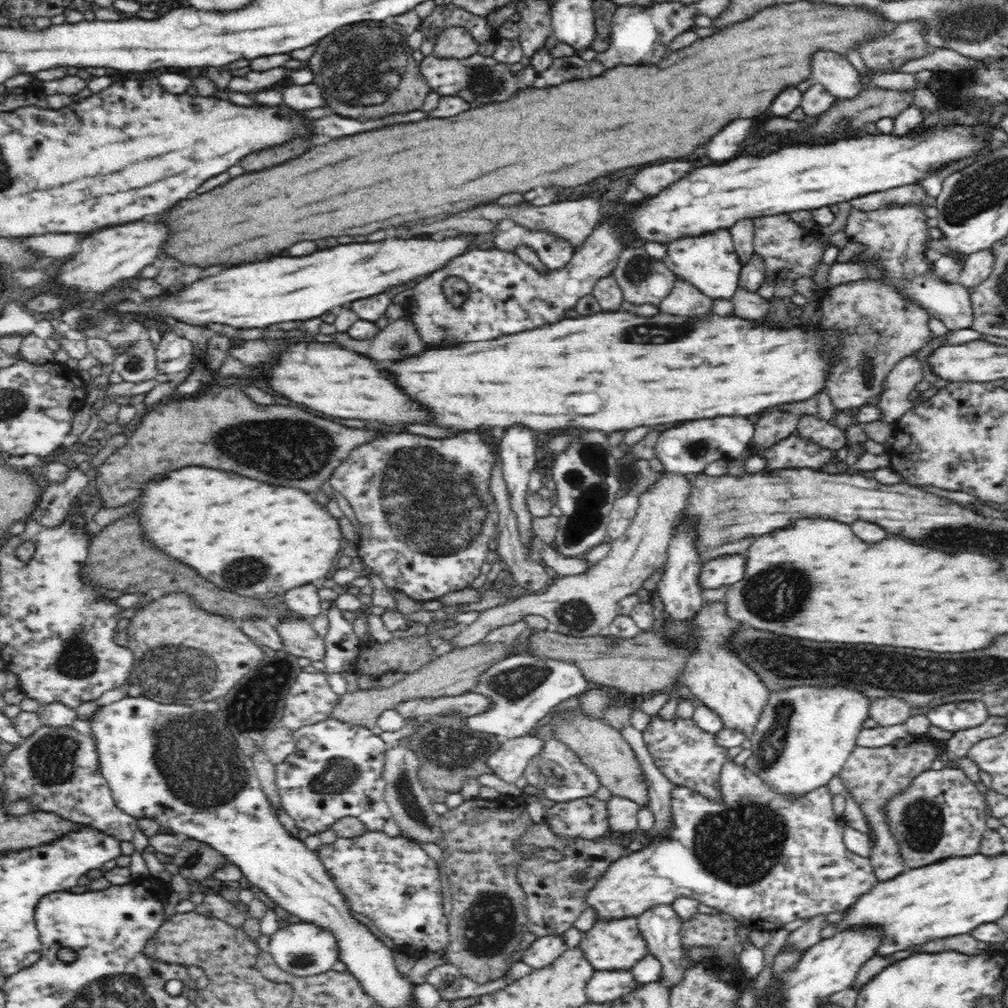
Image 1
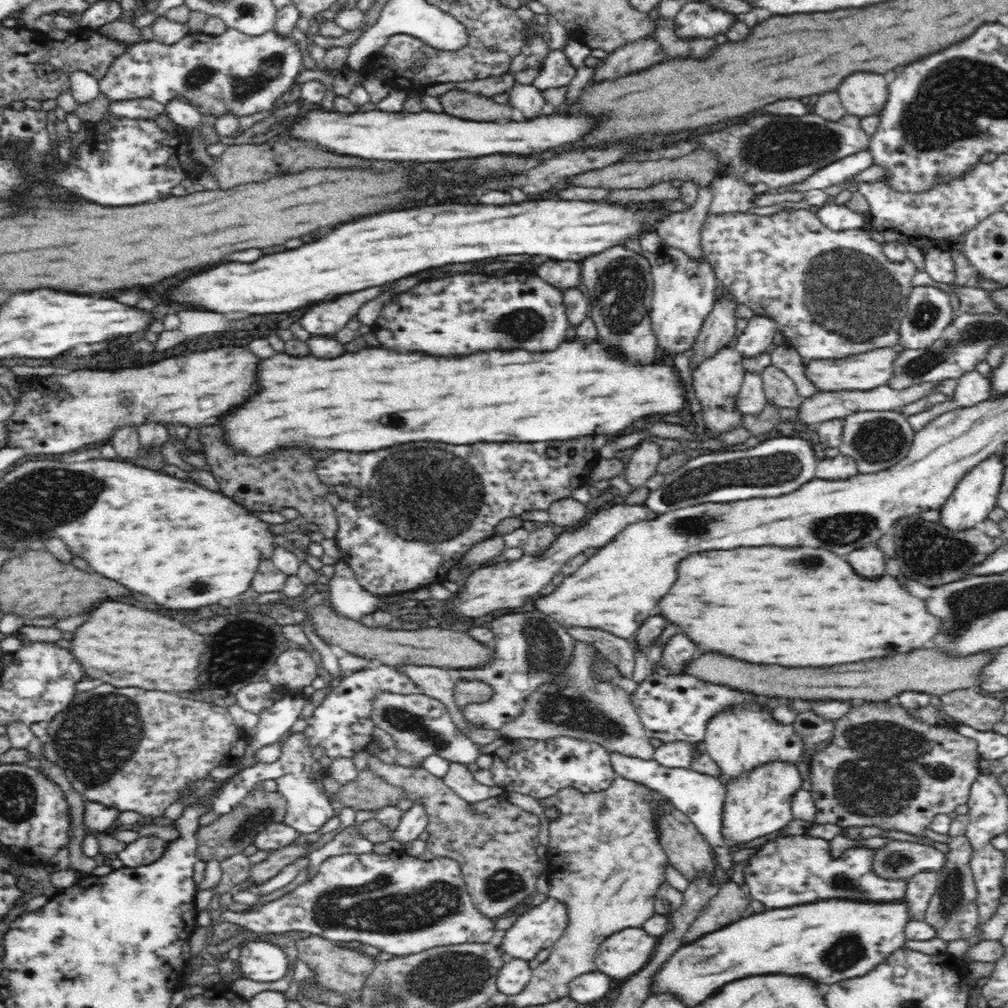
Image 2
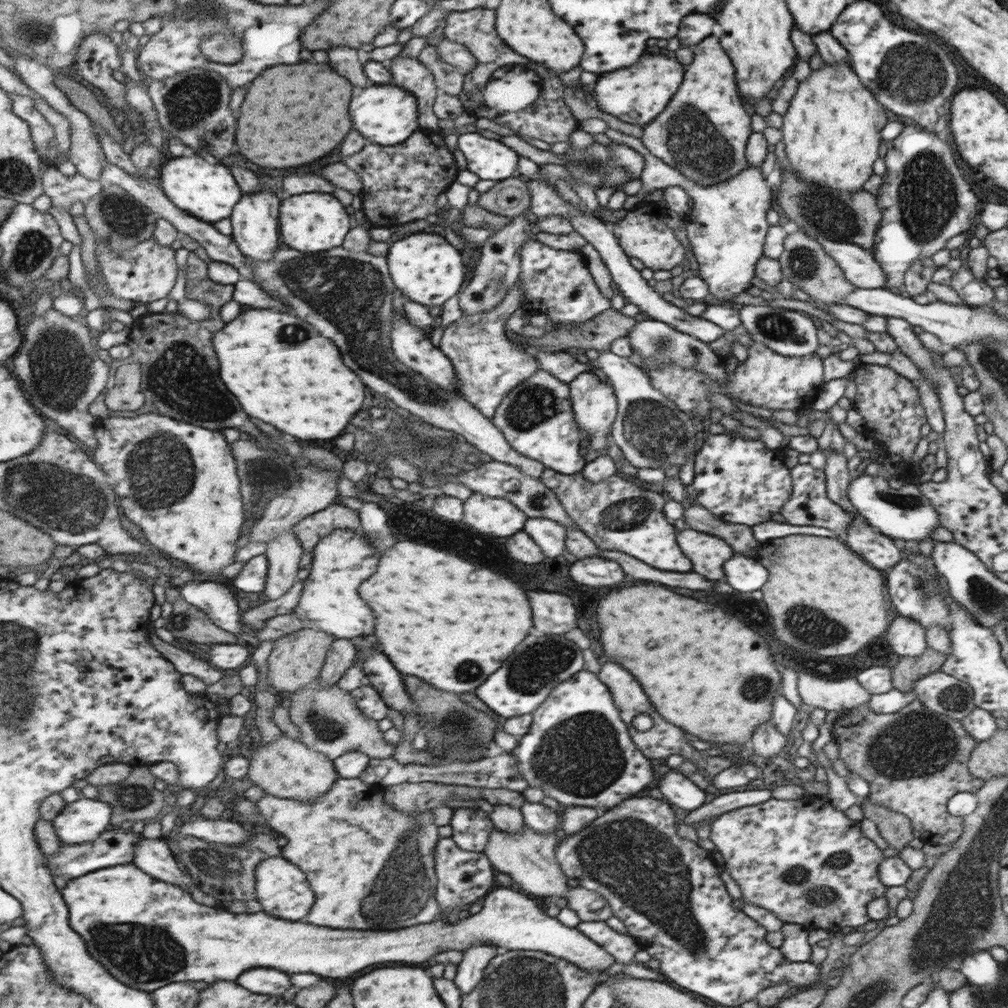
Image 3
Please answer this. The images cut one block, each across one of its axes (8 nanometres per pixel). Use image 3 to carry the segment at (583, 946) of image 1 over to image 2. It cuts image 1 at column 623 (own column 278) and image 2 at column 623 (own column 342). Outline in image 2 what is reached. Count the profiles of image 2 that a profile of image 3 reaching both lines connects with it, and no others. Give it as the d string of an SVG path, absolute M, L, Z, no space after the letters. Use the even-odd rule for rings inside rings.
M642 927L620 930L600 944L596 968L612 978L632 976L644 968L657 943L658 938L648 934Z

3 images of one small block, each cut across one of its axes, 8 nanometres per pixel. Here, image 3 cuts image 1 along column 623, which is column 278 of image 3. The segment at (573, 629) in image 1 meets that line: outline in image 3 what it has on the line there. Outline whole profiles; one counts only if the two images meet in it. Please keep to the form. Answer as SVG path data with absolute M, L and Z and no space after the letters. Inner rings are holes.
M291 531L273 538L268 548L269 570L264 593L268 601L273 601L285 597L296 586L305 551Z

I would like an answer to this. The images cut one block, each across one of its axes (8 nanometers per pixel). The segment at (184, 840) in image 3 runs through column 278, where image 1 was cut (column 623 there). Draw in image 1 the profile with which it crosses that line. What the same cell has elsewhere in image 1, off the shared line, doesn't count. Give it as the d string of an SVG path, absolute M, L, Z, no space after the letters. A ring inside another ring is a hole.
M546 816L544 821L531 824L516 842L516 850L522 858L516 864L516 880L524 891L527 900L527 930L537 937L549 934L562 935L578 916L588 908L587 894L598 884L615 860L631 853L629 846L620 840L620 834L599 836L593 839L564 837L553 831ZM554 848L563 854L563 859L550 862L546 858L536 859L534 850Z

